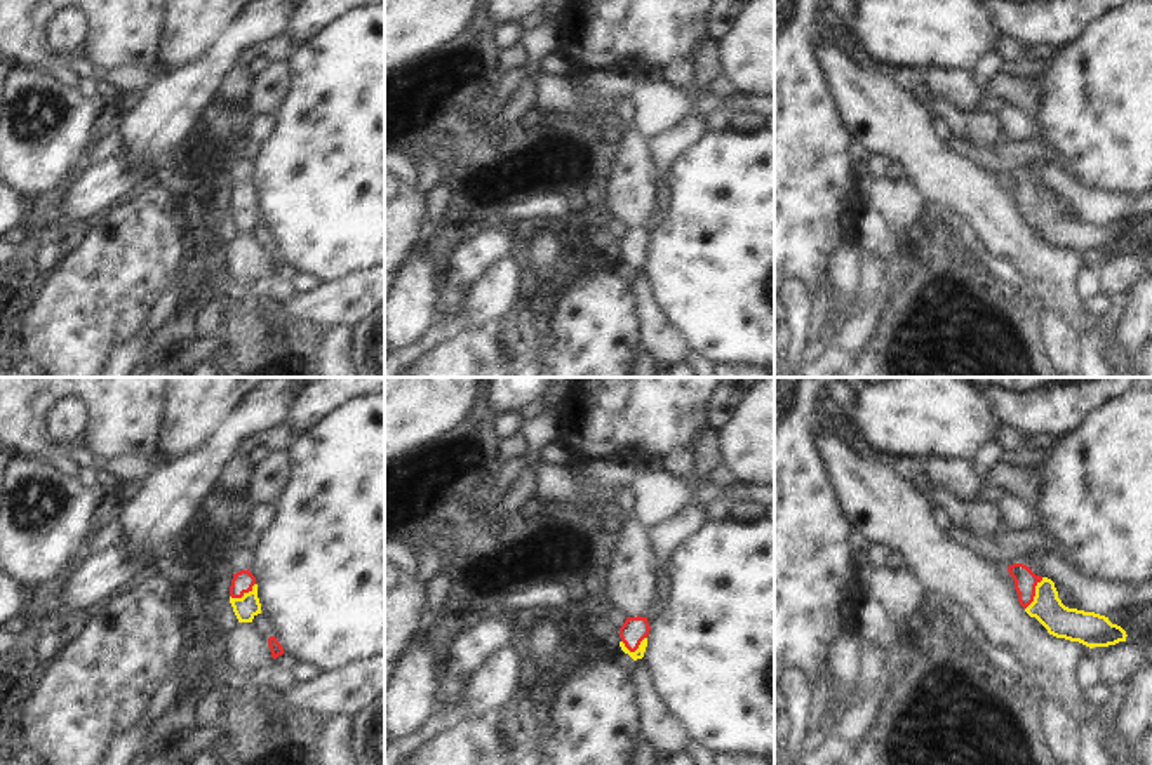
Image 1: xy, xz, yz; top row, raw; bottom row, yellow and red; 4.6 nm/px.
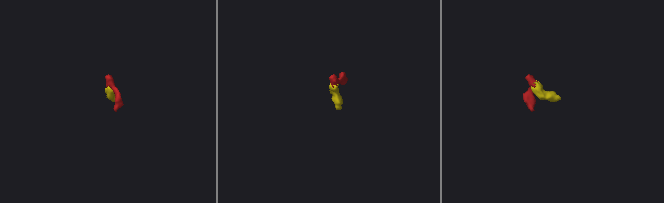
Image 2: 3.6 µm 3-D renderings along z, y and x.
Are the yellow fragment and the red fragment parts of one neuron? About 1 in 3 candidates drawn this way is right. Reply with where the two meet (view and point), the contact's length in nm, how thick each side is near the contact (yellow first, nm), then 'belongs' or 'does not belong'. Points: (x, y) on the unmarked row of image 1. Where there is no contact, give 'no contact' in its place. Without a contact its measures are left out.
yz (1036, 204) | 170 nm | 150/110 nm | belongs

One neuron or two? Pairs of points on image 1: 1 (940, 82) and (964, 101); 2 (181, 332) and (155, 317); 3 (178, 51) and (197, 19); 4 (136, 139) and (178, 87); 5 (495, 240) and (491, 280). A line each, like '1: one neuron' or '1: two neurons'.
1: one neuron
2: two neurons
3: one neuron
4: one neuron
5: two neurons

